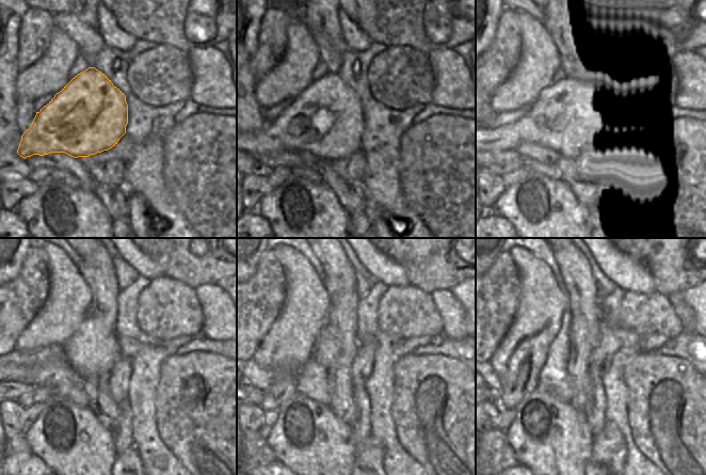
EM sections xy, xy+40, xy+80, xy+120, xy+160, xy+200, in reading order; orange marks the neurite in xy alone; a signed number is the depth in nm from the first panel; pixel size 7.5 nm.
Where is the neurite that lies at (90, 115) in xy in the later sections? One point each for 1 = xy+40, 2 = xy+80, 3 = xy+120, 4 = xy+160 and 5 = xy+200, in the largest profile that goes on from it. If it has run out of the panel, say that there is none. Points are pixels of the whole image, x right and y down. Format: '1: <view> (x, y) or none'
1: xy+40 (325, 122)
2: xy+80 (560, 123)
3: xy+120 (92, 351)
4: xy+160 (313, 382)
5: xy+200 (554, 379)

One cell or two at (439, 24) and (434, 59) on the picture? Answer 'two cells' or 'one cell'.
two cells

